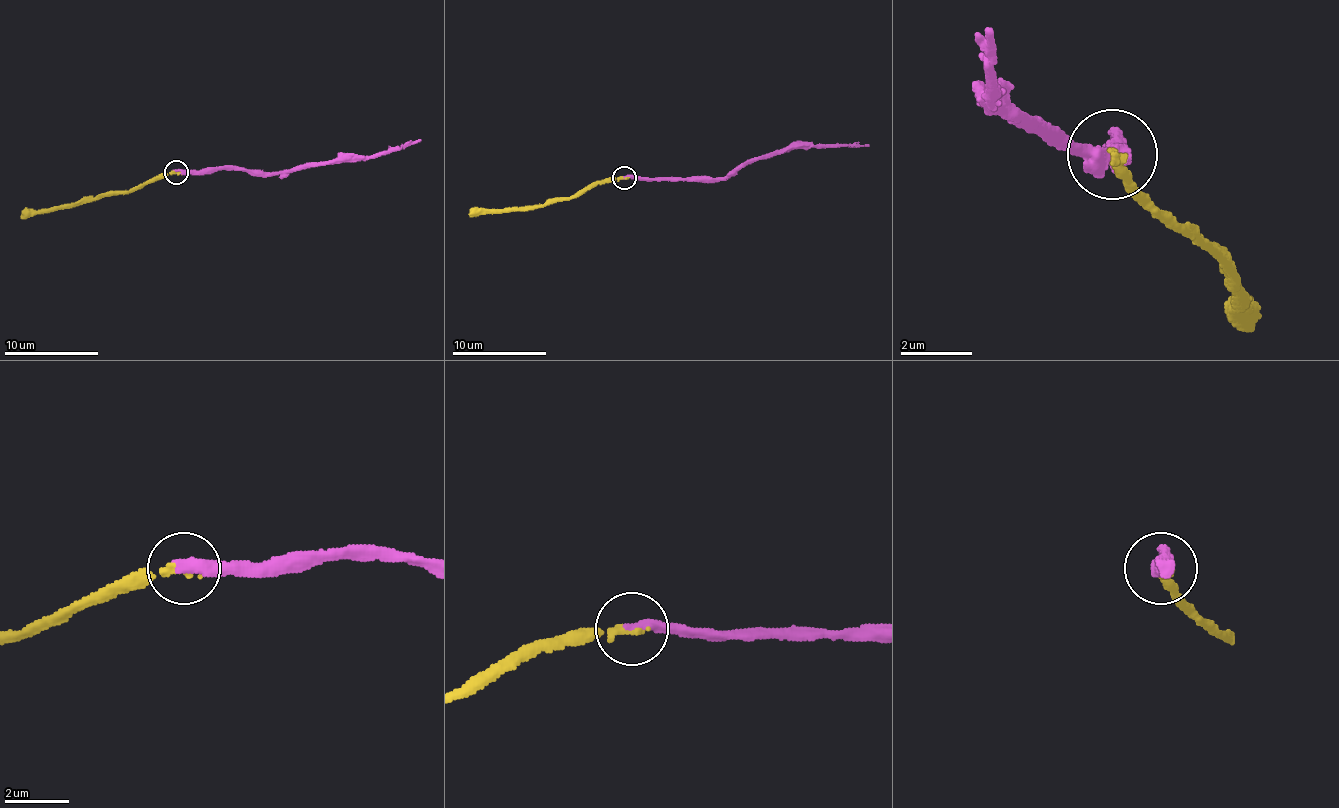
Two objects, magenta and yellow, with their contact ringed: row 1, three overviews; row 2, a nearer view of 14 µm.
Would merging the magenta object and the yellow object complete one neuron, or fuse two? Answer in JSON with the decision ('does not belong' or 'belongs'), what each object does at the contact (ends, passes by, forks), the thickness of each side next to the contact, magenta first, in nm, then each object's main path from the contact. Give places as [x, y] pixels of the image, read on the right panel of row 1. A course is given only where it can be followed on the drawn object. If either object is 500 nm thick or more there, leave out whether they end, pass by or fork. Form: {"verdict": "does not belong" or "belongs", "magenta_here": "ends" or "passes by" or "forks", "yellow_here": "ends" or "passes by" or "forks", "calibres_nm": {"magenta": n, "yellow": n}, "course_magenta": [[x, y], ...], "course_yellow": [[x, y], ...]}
{"verdict": "belongs", "magenta_here": "ends", "yellow_here": "ends", "calibres_nm": {"magenta": 420, "yellow": 240}, "course_magenta": [[1110, 152], [1119, 152], [1056, 134], [1020, 116], [1002, 98], [993, 98], [984, 26]], "course_yellow": [[1110, 152], [1119, 170], [1182, 233], [1191, 233], [1218, 260], [1236, 305], [1254, 332]]}

